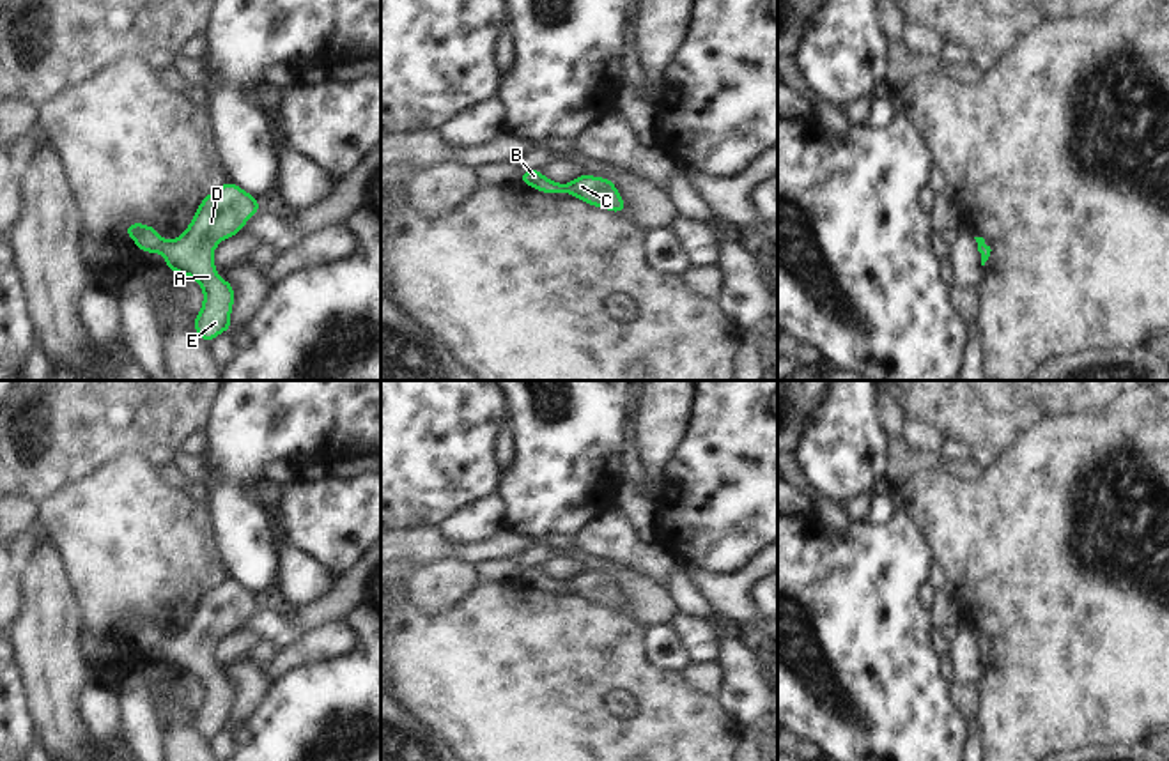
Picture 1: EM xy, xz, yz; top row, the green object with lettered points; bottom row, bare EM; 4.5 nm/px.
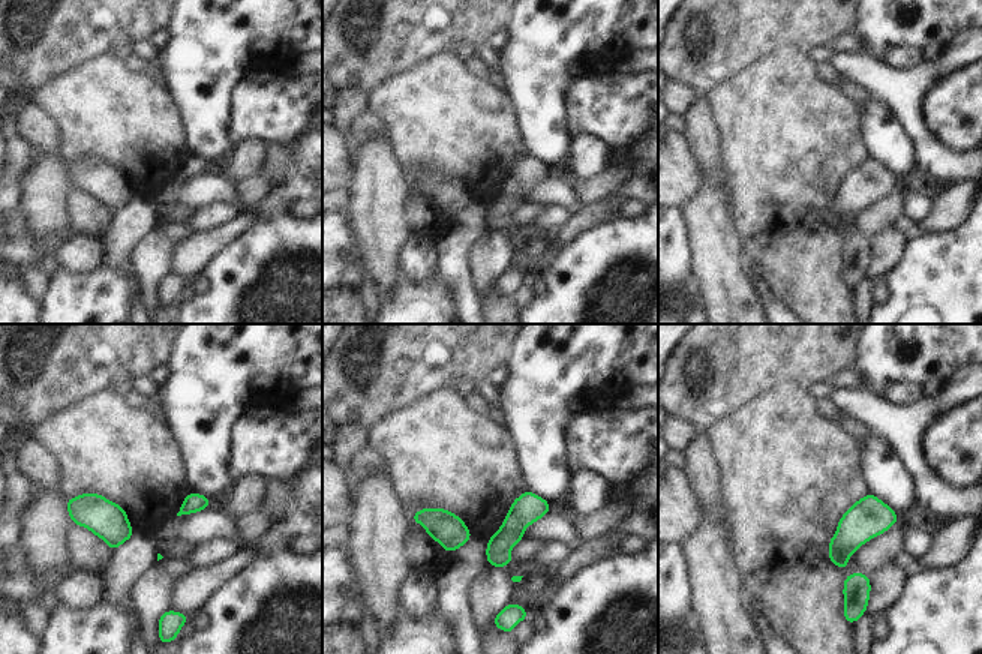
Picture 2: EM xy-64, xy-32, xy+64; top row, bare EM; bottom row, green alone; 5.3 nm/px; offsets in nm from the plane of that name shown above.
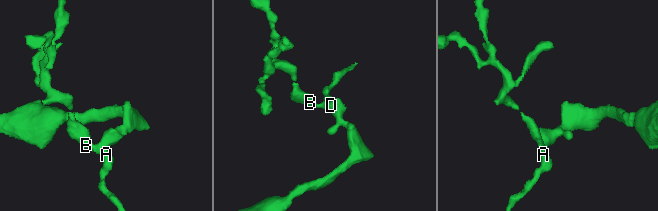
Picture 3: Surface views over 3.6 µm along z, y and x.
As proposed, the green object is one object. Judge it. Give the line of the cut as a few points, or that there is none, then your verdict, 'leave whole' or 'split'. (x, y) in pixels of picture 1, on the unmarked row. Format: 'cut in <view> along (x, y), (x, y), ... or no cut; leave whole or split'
no cut; leave whole

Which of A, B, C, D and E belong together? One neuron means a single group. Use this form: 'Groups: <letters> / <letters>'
Groups: A B C D E

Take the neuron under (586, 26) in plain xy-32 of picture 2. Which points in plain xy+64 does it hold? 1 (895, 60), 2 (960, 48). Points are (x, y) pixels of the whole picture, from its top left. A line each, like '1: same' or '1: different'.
1: different
2: different

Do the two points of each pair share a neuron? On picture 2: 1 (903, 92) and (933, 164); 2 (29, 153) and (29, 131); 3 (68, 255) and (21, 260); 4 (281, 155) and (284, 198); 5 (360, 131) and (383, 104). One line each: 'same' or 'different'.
1: same
2: different
3: same
4: same
5: different

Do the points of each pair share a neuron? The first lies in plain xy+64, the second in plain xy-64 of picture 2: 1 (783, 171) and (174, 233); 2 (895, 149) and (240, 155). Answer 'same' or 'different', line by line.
1: different
2: different

